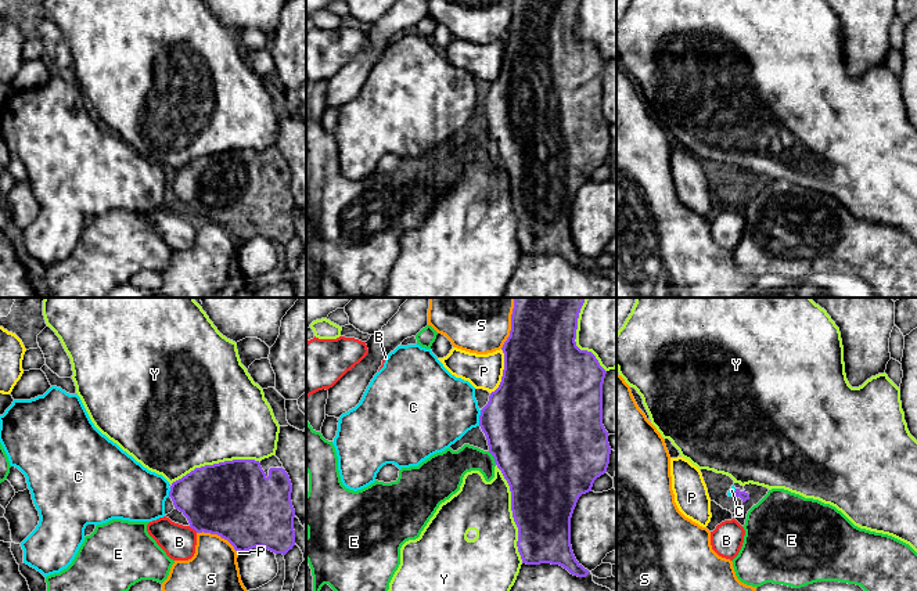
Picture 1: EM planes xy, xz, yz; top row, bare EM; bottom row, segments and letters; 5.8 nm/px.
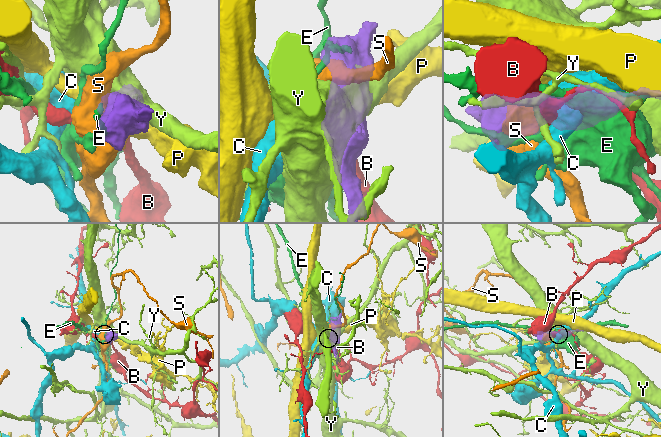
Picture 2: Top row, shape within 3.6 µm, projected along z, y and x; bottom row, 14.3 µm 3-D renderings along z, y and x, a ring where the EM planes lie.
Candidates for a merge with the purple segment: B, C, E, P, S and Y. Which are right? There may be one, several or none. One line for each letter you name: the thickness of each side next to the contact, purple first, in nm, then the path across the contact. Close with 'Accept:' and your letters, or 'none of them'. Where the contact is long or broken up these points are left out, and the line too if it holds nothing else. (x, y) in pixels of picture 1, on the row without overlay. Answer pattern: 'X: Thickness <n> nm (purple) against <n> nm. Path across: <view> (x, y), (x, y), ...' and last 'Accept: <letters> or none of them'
Accept: none of them

